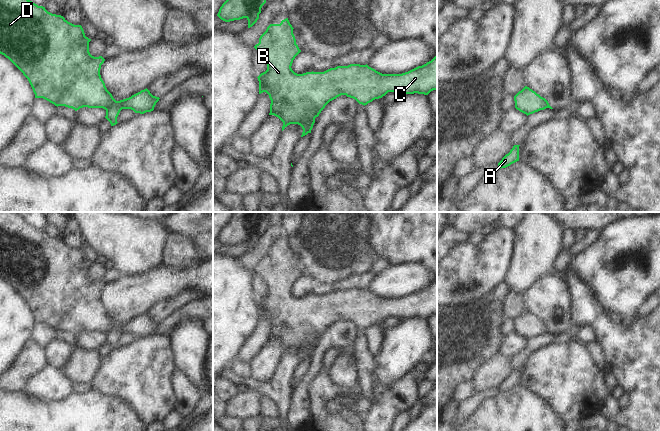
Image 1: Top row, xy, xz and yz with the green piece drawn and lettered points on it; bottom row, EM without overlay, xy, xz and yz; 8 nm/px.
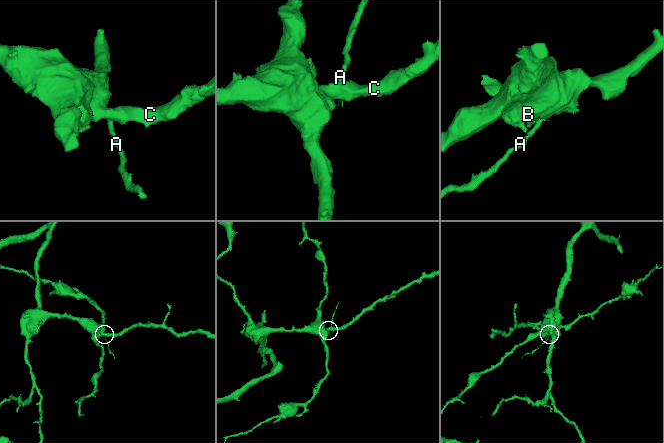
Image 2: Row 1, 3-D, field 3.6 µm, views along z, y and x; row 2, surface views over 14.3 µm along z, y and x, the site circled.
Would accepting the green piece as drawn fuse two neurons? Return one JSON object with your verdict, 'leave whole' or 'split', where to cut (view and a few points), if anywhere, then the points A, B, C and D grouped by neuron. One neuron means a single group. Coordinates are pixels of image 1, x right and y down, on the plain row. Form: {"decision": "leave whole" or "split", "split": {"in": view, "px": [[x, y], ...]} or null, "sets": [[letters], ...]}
{"decision": "split", "split": {"in": "xy", "px": [[115, 324], [105, 333]]}, "sets": [["A"], ["B", "C", "D"]]}

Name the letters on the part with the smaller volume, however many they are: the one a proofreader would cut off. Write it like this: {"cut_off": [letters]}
{"cut_off": ["A"]}

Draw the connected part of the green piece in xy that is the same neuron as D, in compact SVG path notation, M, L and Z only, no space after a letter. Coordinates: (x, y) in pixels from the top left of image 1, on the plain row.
M0 212L0 278L8 282L28 303L35 322L43 322L57 331L65 330L75 335L83 331L106 334L116 325L100 299L105 283L90 278L90 265L81 249L74 249L63 240L48 236L45 231L28 224L17 212Z

